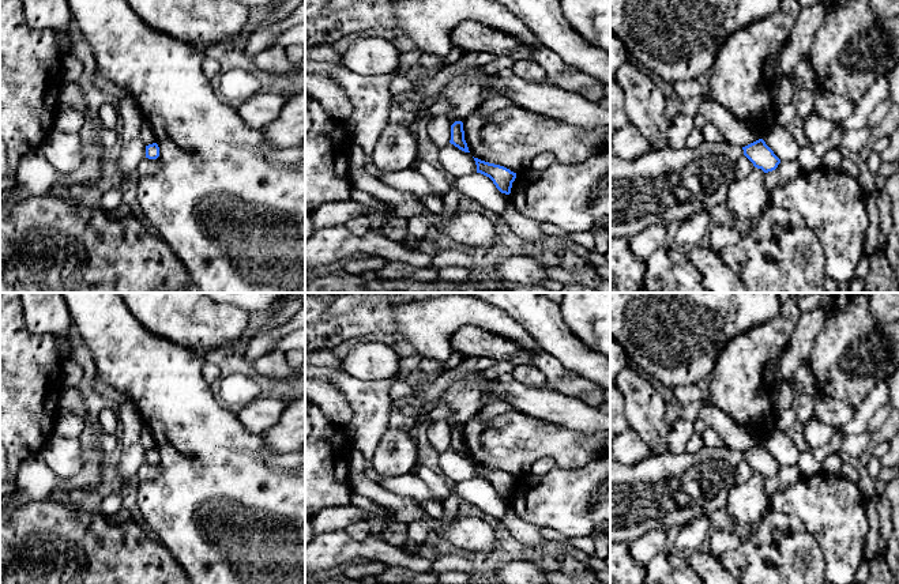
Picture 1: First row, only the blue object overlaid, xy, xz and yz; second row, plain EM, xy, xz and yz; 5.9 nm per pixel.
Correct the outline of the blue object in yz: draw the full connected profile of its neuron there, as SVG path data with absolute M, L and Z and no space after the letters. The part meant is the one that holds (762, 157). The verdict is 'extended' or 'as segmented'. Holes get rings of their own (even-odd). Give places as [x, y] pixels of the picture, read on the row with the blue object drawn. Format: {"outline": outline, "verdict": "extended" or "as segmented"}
{"outline": "M759 139L745 147L727 142L707 143L697 147L666 147L625 161L610 157L610 237L631 238L643 230L673 221L684 222L700 211L726 201L729 185L734 181L736 163L745 155L755 167L772 172L780 159Z", "verdict": "extended"}

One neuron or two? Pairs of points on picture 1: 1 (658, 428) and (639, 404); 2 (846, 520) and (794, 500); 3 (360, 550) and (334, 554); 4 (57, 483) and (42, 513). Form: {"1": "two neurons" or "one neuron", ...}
{"1": "one neuron", "2": "one neuron", "3": "one neuron", "4": "two neurons"}

